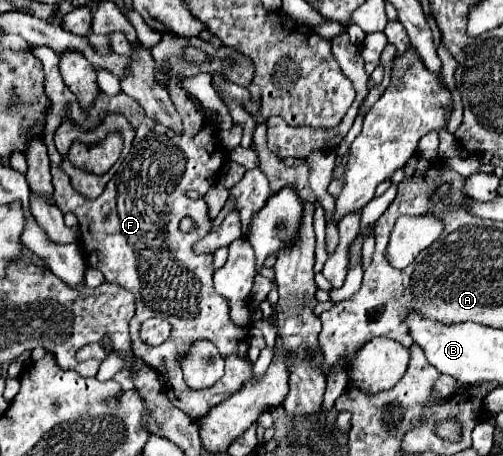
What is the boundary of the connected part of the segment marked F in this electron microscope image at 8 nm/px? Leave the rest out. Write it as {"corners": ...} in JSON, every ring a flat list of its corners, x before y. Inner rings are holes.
{"corners":[[165,34,163,40,151,48,151,52,159,70,171,76,169,94,173,104,177,106,177,112,181,114,183,134,177,136,173,130,149,120,145,112,141,112,139,104,135,100,129,100,129,96,125,96,123,92,117,96,101,94,99,104,105,106,105,110,109,112,123,114,137,134,131,152,127,154,115,176,109,180,103,194,95,200,89,200,73,190,69,176,59,168,61,154,53,144,53,136,65,118,81,128,89,128,89,118,85,118,81,106,77,104,77,98,65,86,59,74,57,54,49,52,49,48,33,48,33,54,43,62,45,90,53,102,47,116,45,144,49,148,49,158,53,168,57,206,63,214,73,212,79,218,79,228,83,234,79,244,85,252,87,264,91,268,101,270,107,282,123,284,123,288,135,294,137,312,129,323,133,353,143,358,145,362,151,362,153,368,157,368,157,372,167,384,169,400,179,410,183,410,189,418,199,420,209,412,211,406,219,404,221,400,237,392,241,384,251,376,251,362,247,358,249,328,237,328,231,322,227,300,223,296,217,296,217,292,213,290,213,264,211,264,213,256,197,256,191,248,197,240,201,240,201,236,205,236,205,232,209,232,211,222,207,218,207,204,203,196,213,186,215,182,213,178,217,178,221,172,225,150,217,140,217,130,207,122,207,114,201,108,201,102,195,96,191,96,187,90,183,90,177,78,197,75,204,71,204,67,208,67,210,74,220,70,225,80,247,88,253,80,253,64,247,56,241,56,232,48,223,46,217,49,211,42,205,42,201,38,179,38,169,34],[189,46,203,50,211,61,201,66,194,66,186,60,173,60,175,52,183,52],[163,58,169,58,171,68,163,68],[229,60,237,60,237,68,229,69],[187,190,199,192,199,198,189,200,185,196],[185,216,193,218,195,222,195,230,189,234,179,230,179,222],[153,314,169,314,167,320,173,328,171,336,161,346,147,346,145,342,139,340,141,322,153,318],[197,340,211,340,217,346,219,354,225,358,225,376,215,386,205,390,191,390,185,384,179,366,179,354,183,354,179,346,193,344]]}

